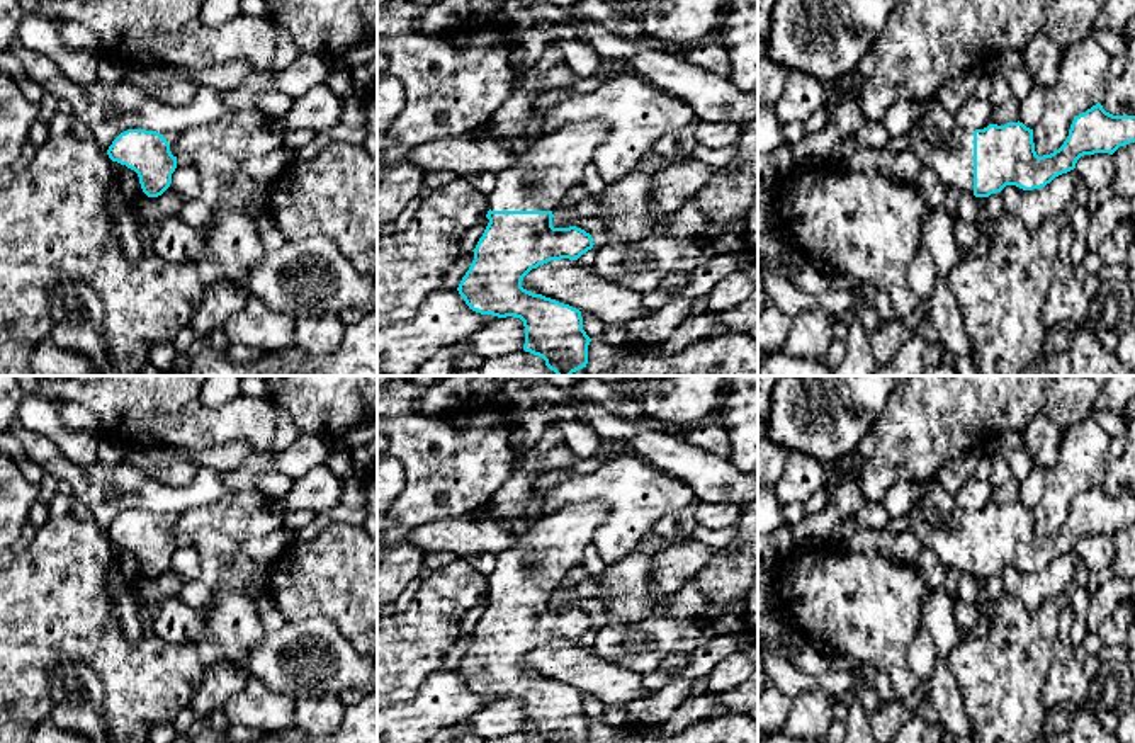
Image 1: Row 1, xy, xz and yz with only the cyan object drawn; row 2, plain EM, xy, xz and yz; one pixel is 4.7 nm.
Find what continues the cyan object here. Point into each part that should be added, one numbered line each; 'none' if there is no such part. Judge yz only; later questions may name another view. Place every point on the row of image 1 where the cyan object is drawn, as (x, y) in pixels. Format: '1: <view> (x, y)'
1: yz (938, 141)

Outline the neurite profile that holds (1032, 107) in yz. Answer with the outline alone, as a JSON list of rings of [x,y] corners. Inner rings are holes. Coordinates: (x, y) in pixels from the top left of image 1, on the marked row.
[[[1033,83],[1030,95],[1021,102],[1019,122],[1026,128],[1033,129],[1038,124],[1045,109],[1045,95],[1047,88]]]

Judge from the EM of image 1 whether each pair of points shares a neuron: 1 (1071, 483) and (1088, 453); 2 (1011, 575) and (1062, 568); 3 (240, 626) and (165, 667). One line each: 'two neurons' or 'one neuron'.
1: one neuron
2: one neuron
3: two neurons

